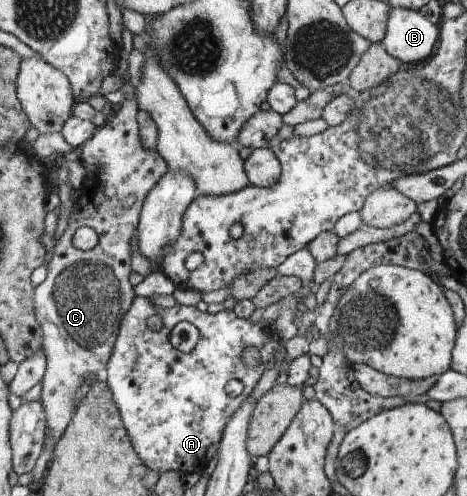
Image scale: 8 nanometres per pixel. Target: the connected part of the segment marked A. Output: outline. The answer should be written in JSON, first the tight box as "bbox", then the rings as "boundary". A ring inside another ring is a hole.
{"bbox":[103,296,278,476],"boundary":[[[137,296],[119,328],[118,343],[111,353],[111,359],[108,360],[103,381],[111,390],[128,437],[131,438],[131,444],[144,464],[159,474],[178,471],[184,476],[204,471],[219,451],[227,423],[246,396],[253,392],[263,372],[268,369],[268,364],[275,360],[274,349],[277,346],[278,339],[275,339],[261,323],[253,324],[250,319],[240,319],[232,310],[225,309],[212,315],[200,312],[196,307],[179,304],[173,308],[162,308],[148,298]],[[157,314],[162,316],[164,327],[154,332],[147,326],[146,320]],[[181,321],[191,323],[199,331],[198,343],[190,353],[179,352],[169,342],[171,331]],[[249,347],[258,350],[258,365],[247,366],[243,362],[244,350]],[[230,380],[238,380],[244,385],[243,392],[238,396],[230,396],[226,392],[226,384]]]}

